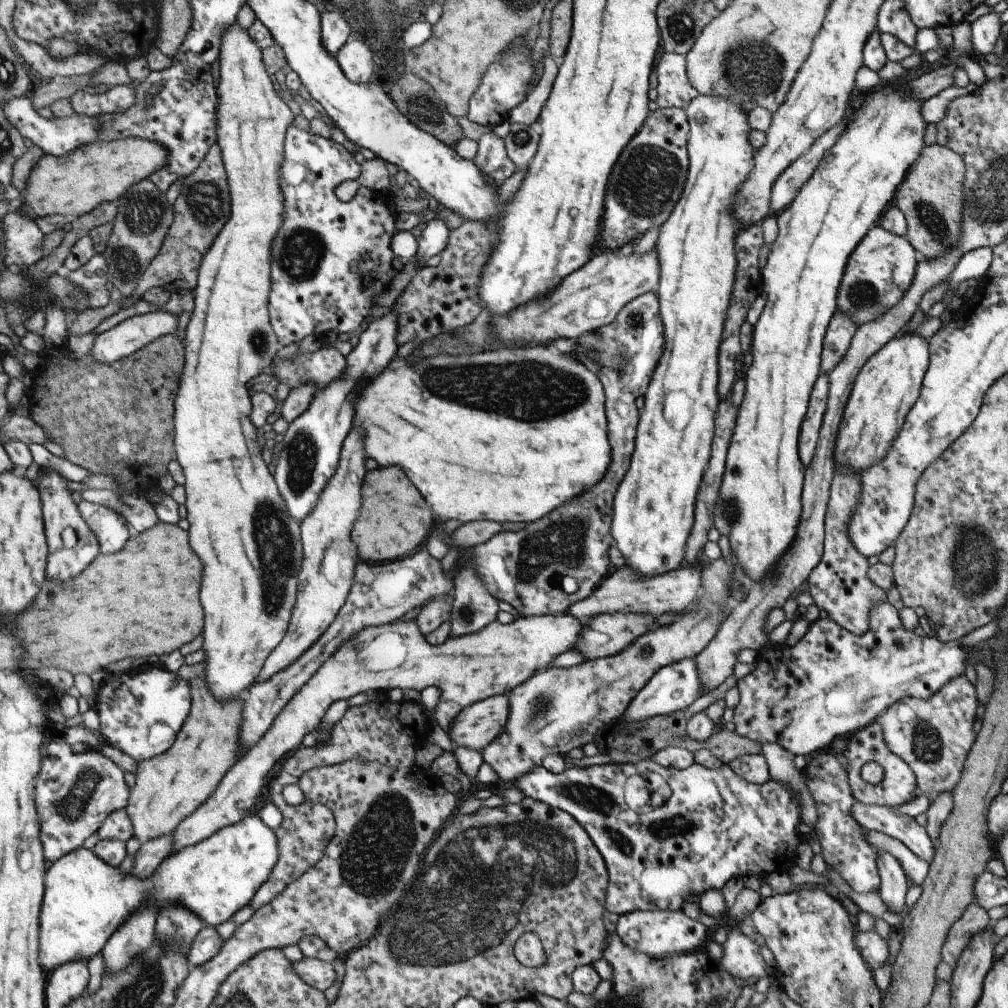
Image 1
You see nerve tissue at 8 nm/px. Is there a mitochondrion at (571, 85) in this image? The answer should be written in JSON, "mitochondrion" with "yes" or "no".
{"mitochondrion":"no"}

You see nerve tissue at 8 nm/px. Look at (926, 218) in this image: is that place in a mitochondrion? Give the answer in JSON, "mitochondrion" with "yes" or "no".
{"mitochondrion":"yes"}

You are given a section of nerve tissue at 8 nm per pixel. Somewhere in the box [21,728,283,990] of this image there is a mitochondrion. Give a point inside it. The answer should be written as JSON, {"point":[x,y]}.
{"point":[70,810]}

